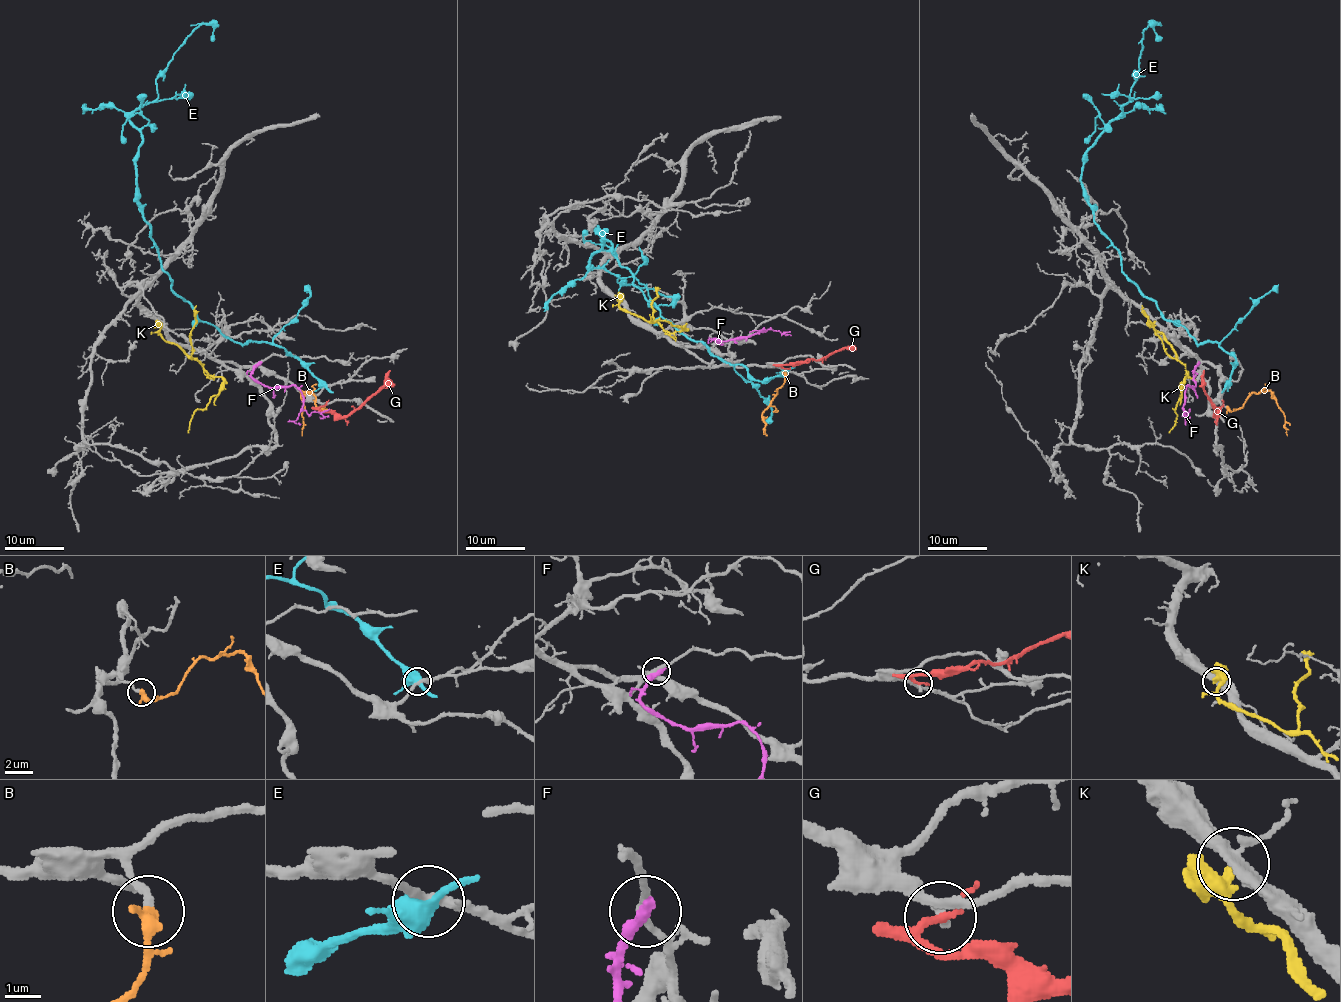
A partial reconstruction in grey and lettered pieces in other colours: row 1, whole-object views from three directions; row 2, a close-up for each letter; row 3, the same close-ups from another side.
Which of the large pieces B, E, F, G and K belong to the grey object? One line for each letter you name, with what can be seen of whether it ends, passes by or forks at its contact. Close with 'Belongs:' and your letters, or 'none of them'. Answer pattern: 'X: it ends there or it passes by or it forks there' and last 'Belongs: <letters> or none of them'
B: it ends there
Belongs: B

